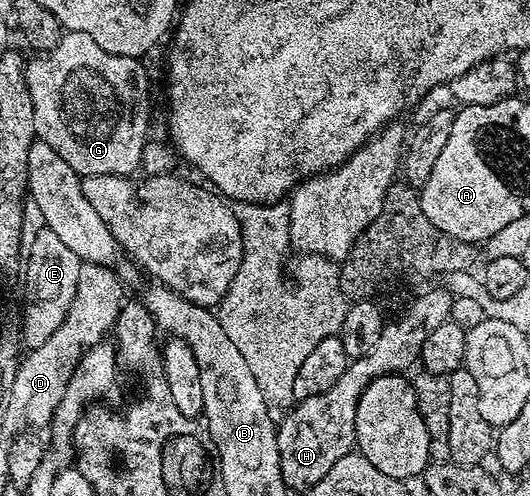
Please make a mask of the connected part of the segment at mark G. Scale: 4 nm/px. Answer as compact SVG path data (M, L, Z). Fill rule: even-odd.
M64 32L62 39L57 43L57 47L53 47L51 52L46 55L35 55L35 58L28 60L25 65L25 79L29 87L29 99L33 99L33 127L35 128L35 136L38 140L44 141L53 147L65 162L73 167L81 178L89 175L117 175L125 177L134 174L134 169L140 168L143 159L143 145L149 139L147 133L147 120L151 117L151 101L147 98L147 69L143 66L144 62L137 57L122 57L121 55L113 55L109 51L105 51L101 47L97 47L97 43L89 35L84 33Z

